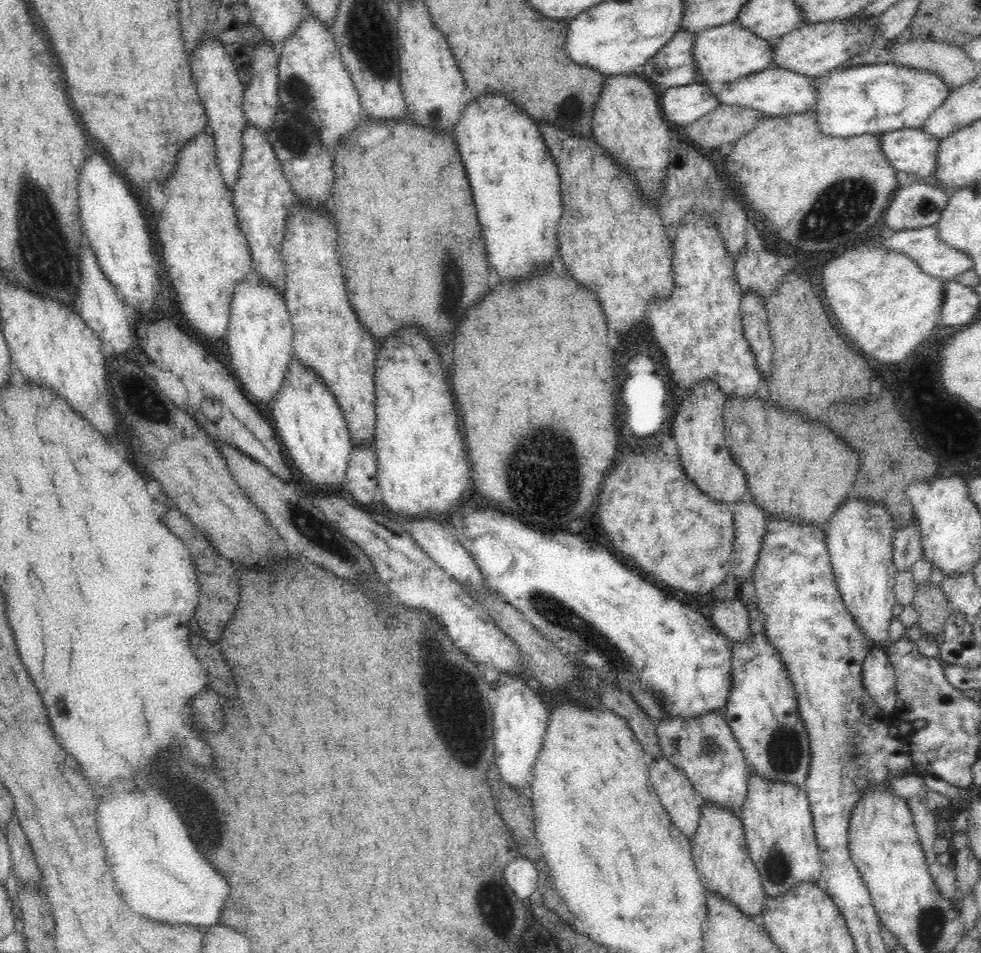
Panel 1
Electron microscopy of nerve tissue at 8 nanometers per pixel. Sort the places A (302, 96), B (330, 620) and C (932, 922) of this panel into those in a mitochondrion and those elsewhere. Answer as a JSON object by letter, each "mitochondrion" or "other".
{"A":"mitochondrion","B":"other","C":"mitochondrion"}

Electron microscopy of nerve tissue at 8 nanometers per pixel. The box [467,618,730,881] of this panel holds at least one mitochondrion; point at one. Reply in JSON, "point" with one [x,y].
{"point":[674,744]}

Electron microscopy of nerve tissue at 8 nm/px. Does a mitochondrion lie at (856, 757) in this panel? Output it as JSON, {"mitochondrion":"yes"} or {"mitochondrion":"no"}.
{"mitochondrion":"yes"}

